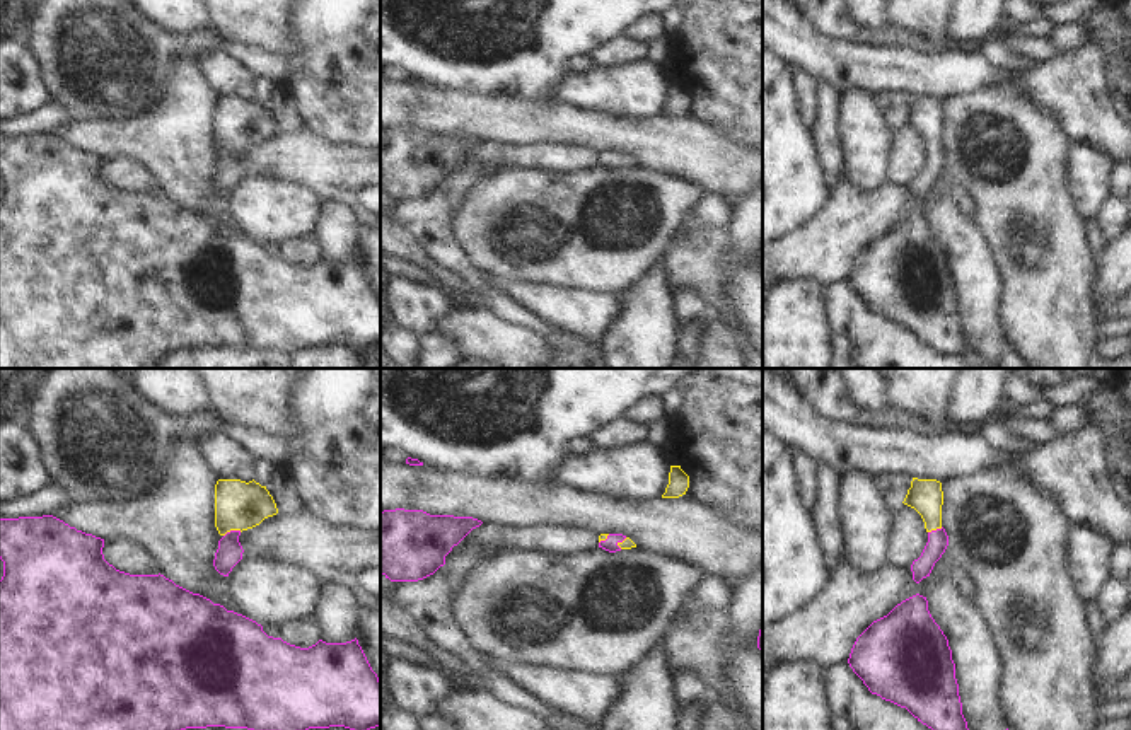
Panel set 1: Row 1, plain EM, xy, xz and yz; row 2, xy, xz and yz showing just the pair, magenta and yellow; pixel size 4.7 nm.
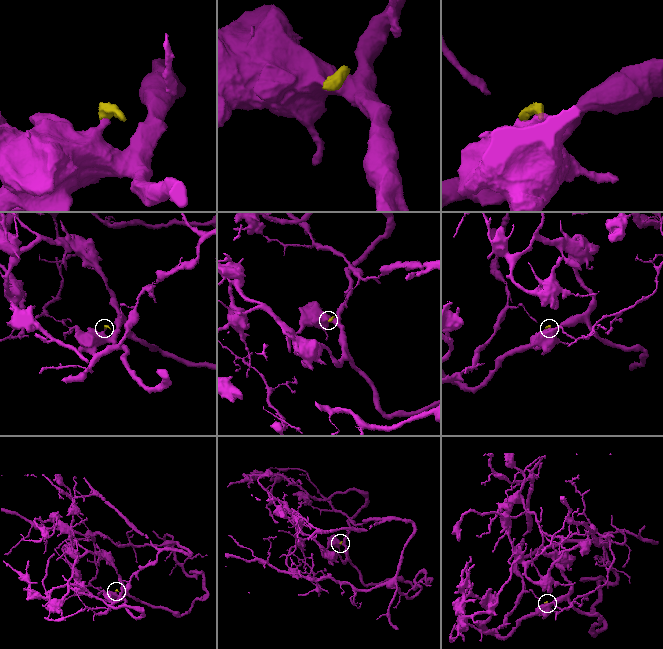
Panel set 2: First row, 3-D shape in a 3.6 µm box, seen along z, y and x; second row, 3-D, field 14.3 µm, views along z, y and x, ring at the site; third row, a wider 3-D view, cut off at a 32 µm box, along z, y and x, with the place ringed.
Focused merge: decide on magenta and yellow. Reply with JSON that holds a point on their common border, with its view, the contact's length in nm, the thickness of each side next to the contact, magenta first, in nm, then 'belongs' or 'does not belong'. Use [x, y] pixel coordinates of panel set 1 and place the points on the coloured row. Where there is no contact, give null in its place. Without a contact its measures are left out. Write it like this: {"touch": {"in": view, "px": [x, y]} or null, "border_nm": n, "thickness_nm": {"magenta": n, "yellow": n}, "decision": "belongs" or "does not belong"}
{"touch": {"in": "xy", "px": [232, 531]}, "border_nm": 90, "thickness_nm": {"magenta": 120, "yellow": 240}, "decision": "belongs"}

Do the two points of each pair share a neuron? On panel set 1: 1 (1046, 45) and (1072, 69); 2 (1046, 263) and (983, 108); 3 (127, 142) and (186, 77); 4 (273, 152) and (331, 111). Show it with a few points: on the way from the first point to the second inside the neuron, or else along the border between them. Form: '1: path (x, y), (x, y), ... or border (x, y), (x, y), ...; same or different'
1: border (1060, 52), (1041, 62); different
2: path (1031, 220), (1029, 149), (1022, 135); same
3: path (144, 130), (179, 94); same
4: border (304, 125), (331, 140), (345, 142); different

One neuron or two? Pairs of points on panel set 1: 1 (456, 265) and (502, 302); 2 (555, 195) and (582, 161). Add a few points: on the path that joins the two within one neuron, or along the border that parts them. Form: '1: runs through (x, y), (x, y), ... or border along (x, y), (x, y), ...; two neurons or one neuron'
1: runs through (468, 273), (490, 295); one neuron
2: border along (597, 164), (574, 171), (533, 171); two neurons

